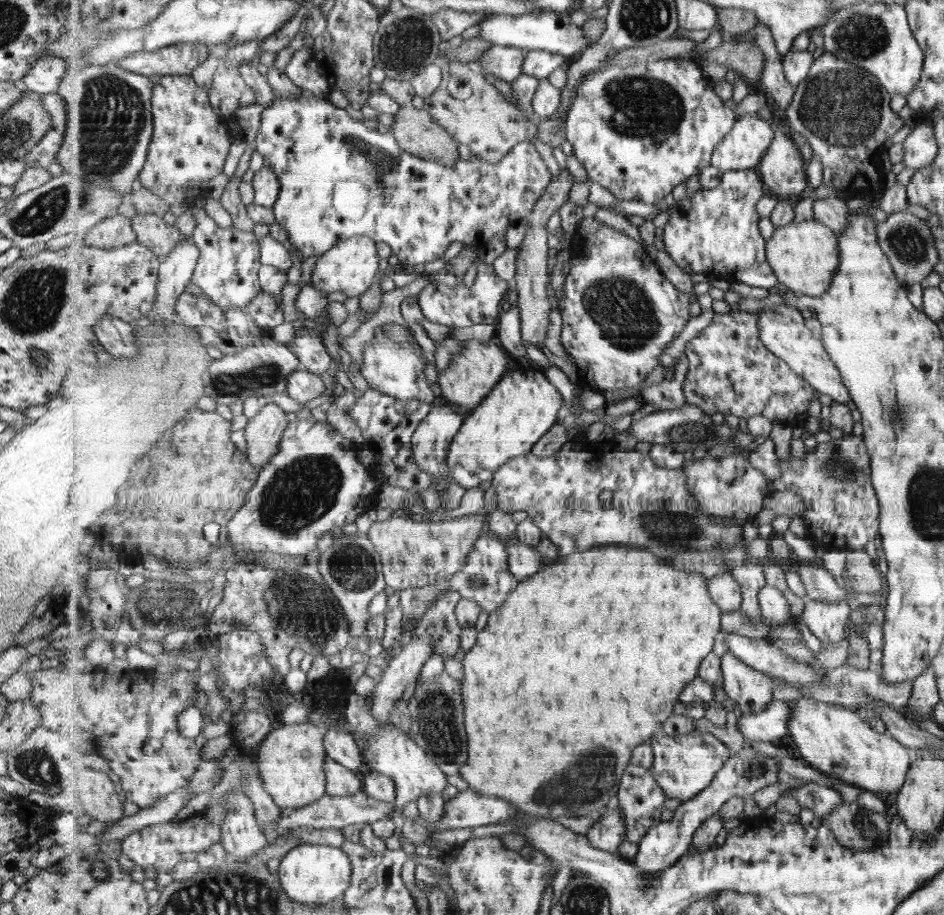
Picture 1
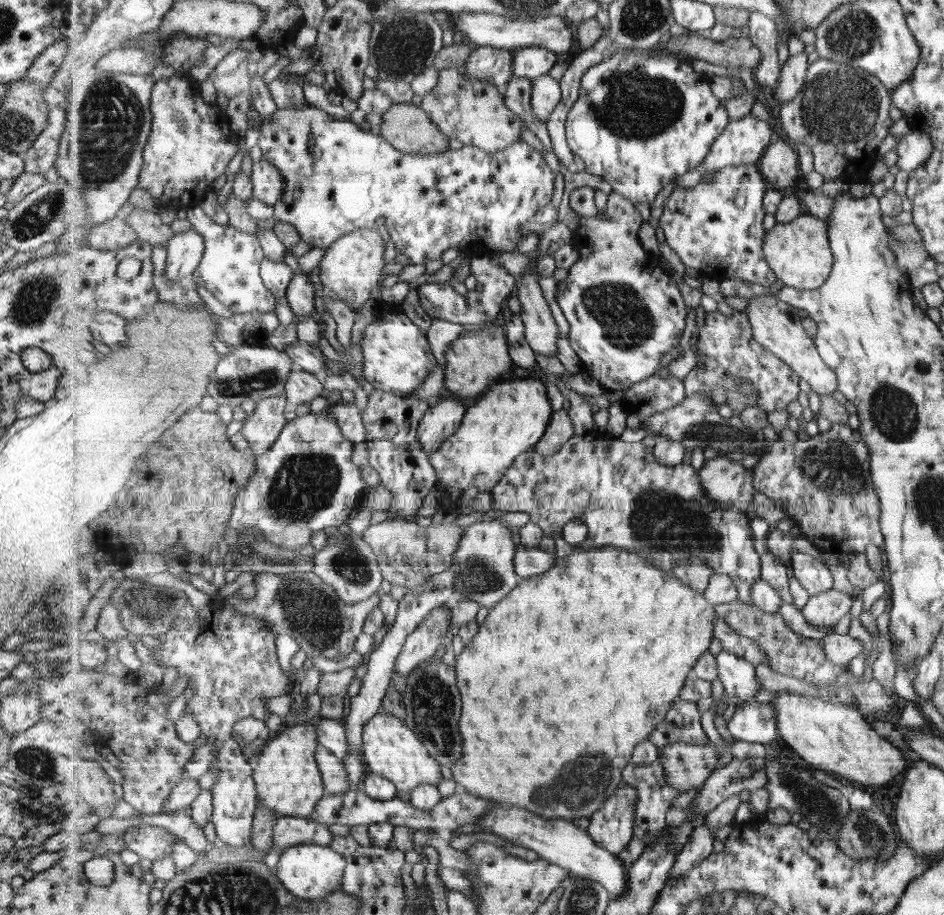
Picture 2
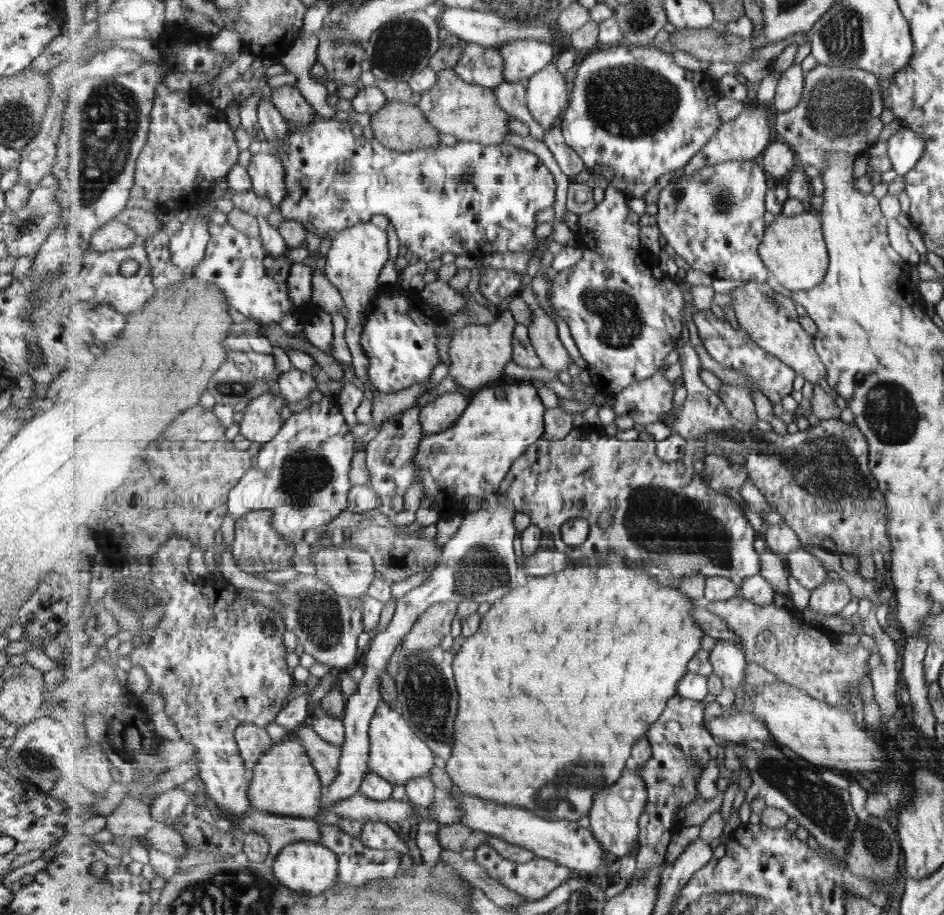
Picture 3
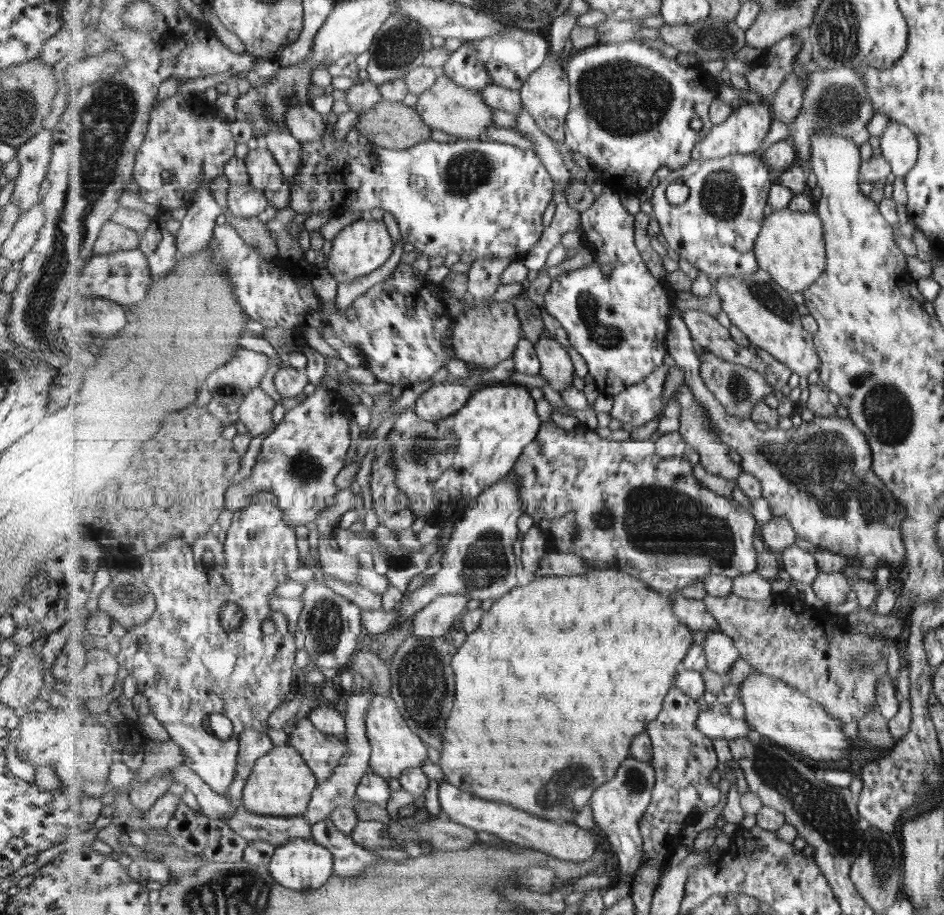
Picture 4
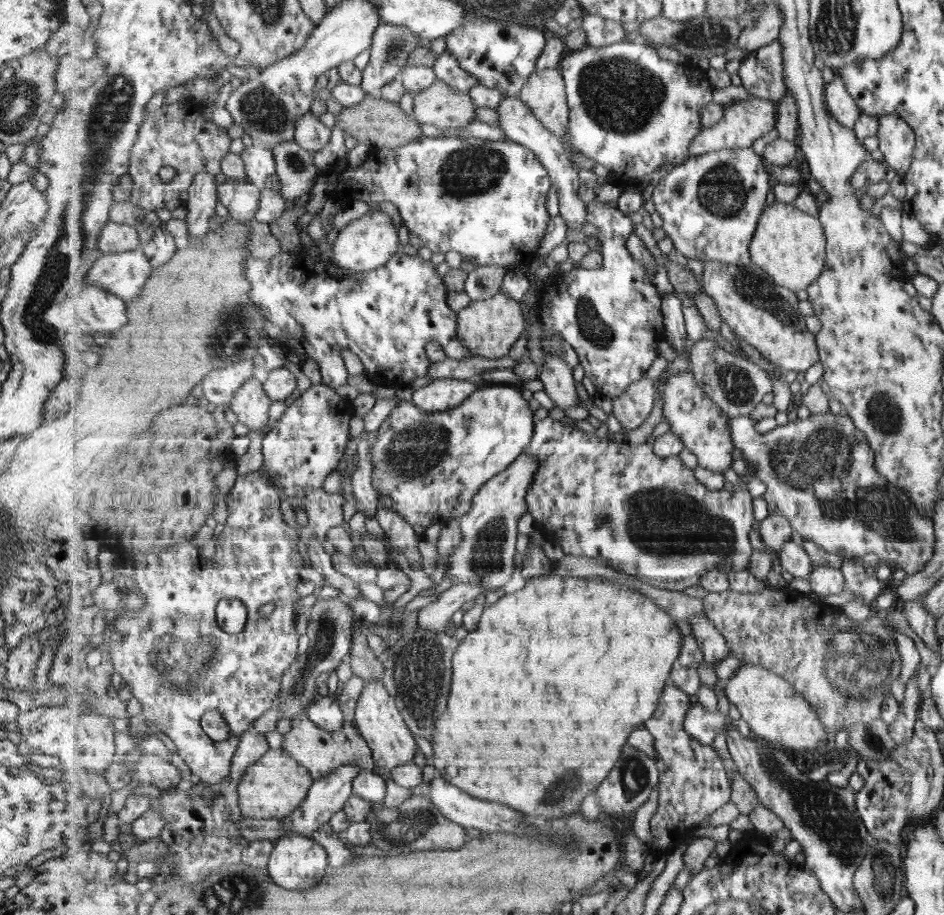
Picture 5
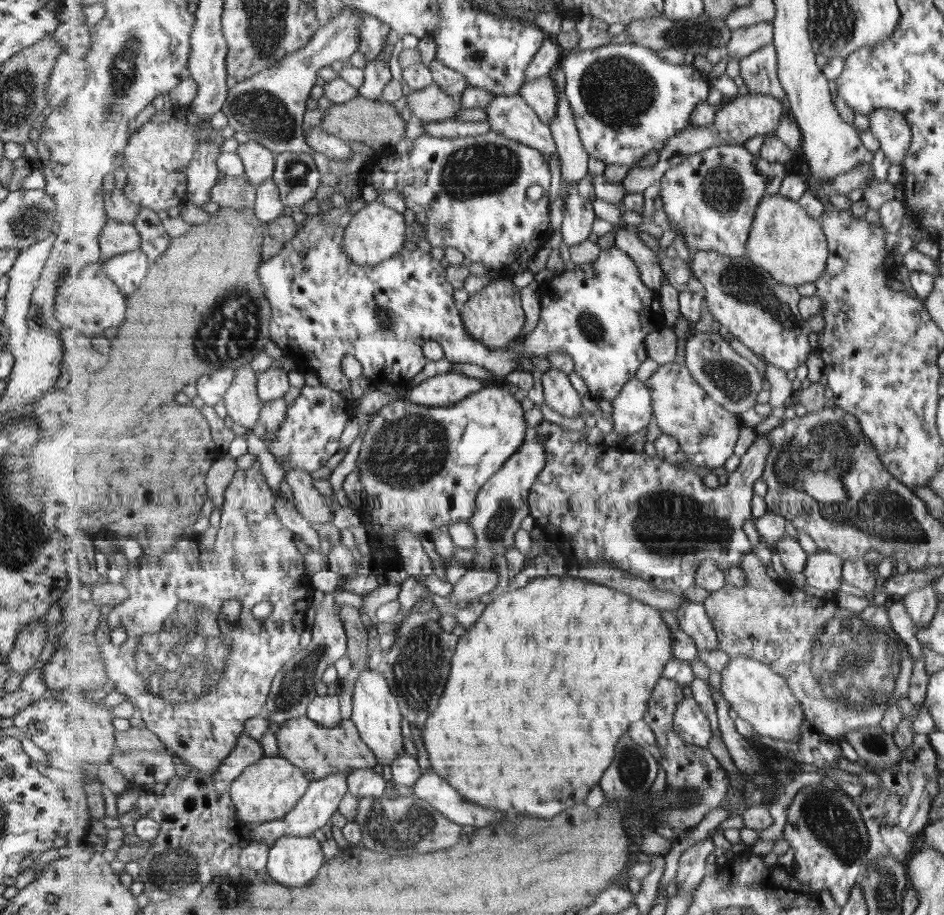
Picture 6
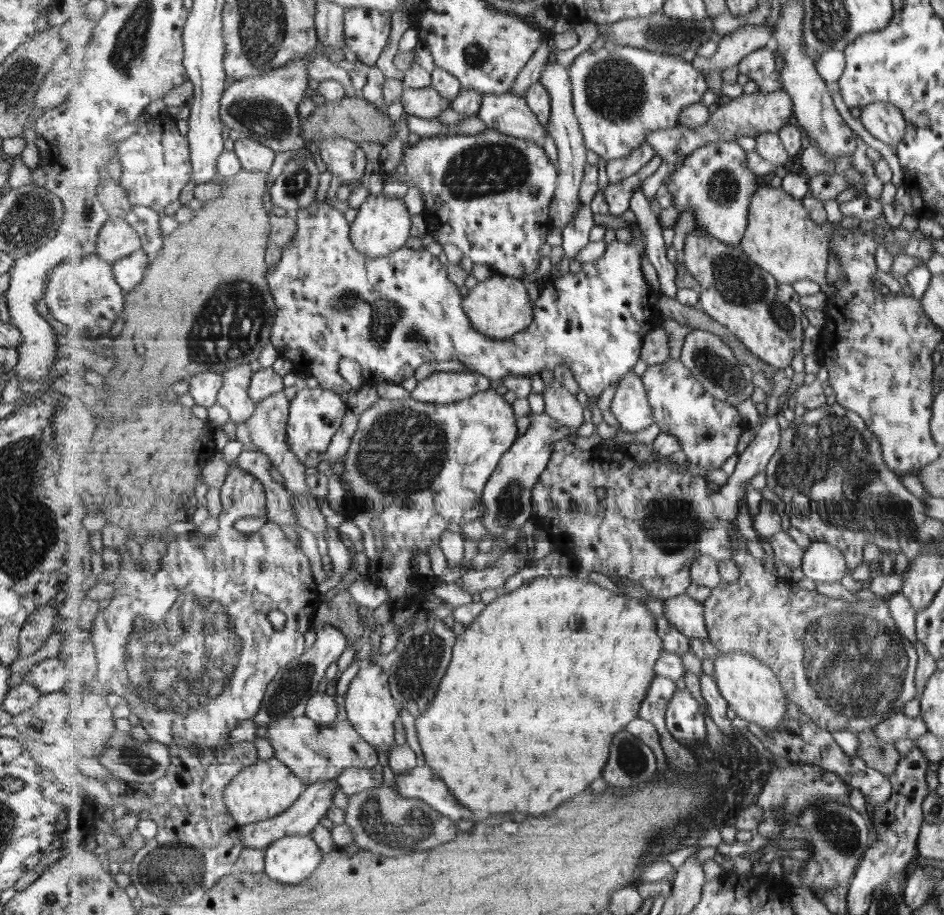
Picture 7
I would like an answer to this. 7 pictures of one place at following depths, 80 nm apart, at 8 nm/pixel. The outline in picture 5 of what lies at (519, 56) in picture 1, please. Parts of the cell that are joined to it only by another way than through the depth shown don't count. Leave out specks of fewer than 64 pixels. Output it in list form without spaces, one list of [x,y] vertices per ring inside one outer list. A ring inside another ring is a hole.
[[[443,52],[433,62],[436,78],[461,91],[469,91],[480,84],[478,78],[458,65],[458,60],[450,52]]]

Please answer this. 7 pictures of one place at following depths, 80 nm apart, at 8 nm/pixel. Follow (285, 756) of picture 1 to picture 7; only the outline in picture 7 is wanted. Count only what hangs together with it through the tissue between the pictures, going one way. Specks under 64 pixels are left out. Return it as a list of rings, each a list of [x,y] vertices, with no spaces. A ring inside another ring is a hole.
[[[273,756],[246,766],[233,777],[225,790],[225,805],[239,826],[245,826],[273,819],[287,812],[300,799],[306,788],[305,782],[289,768],[289,765],[283,764]]]

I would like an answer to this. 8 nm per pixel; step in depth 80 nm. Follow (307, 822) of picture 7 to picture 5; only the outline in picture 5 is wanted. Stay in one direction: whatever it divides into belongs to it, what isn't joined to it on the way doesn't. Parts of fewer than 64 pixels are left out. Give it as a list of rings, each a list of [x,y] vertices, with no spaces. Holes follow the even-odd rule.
[[[352,762],[352,764],[336,769],[325,779],[317,780],[309,790],[308,799],[301,804],[301,808],[297,808],[296,812],[283,819],[291,827],[293,834],[311,838],[313,833],[321,829],[323,825],[328,824],[329,820],[333,818],[333,814],[337,814],[340,810],[344,811],[345,804],[354,795],[353,780],[357,780],[357,775],[362,770],[363,768],[356,762]]]

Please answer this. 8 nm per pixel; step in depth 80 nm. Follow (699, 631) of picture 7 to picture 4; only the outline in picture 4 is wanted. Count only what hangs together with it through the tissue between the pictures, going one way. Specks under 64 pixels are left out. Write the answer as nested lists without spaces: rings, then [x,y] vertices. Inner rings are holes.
[[[713,631],[706,634],[704,647],[710,670],[721,675],[724,684],[728,684],[730,668],[737,659],[741,659],[733,639],[721,631]]]

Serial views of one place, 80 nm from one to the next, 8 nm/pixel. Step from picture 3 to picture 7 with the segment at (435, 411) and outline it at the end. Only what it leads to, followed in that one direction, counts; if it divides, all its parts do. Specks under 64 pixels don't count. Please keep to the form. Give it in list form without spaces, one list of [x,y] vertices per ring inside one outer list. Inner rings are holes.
[[[476,371],[439,372],[418,382],[411,396],[424,403],[449,404],[490,388],[491,380]]]

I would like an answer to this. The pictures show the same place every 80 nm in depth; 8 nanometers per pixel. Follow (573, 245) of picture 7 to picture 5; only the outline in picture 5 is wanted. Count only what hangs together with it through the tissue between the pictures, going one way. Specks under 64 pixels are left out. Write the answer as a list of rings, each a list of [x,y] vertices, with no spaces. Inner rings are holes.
[[[519,96],[505,97],[500,105],[496,109],[499,114],[498,125],[505,131],[509,139],[533,149],[533,152],[536,152],[536,155],[540,157],[541,162],[545,168],[549,169],[552,176],[553,187],[556,188],[559,198],[559,214],[566,220],[568,232],[571,234],[579,232],[588,222],[588,205],[590,204],[580,197],[579,170],[573,166],[568,152],[559,142],[557,135],[535,117],[533,110],[526,106]]]

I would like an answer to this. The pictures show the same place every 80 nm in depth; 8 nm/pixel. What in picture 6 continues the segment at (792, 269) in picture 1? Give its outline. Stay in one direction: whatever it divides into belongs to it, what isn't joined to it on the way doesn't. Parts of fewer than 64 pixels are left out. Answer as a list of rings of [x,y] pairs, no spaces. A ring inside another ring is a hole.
[[[776,193],[766,194],[759,206],[749,233],[747,256],[789,286],[816,282],[825,274],[830,253],[828,240],[820,220],[812,217],[799,201]]]

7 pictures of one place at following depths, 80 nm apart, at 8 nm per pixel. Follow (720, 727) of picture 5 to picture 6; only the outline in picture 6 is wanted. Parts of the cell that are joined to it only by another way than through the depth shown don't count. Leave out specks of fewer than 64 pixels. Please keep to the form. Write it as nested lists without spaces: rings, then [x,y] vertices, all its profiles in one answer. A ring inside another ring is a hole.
[[[683,697],[683,700],[678,702],[674,714],[674,727],[685,742],[699,747],[709,746],[709,740],[713,736],[709,718],[693,697]]]

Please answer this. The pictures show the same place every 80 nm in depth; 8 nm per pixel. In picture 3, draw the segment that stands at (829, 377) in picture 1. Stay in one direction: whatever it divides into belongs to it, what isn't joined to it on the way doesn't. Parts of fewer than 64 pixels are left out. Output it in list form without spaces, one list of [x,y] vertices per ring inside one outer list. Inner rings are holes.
[[[755,279],[744,281],[730,296],[733,298],[732,308],[737,322],[749,333],[749,338],[793,368],[797,375],[801,375],[813,387],[819,386],[819,380],[827,382],[829,370],[816,352],[814,336],[803,329],[797,306],[791,297],[775,292],[769,282],[762,283]]]

